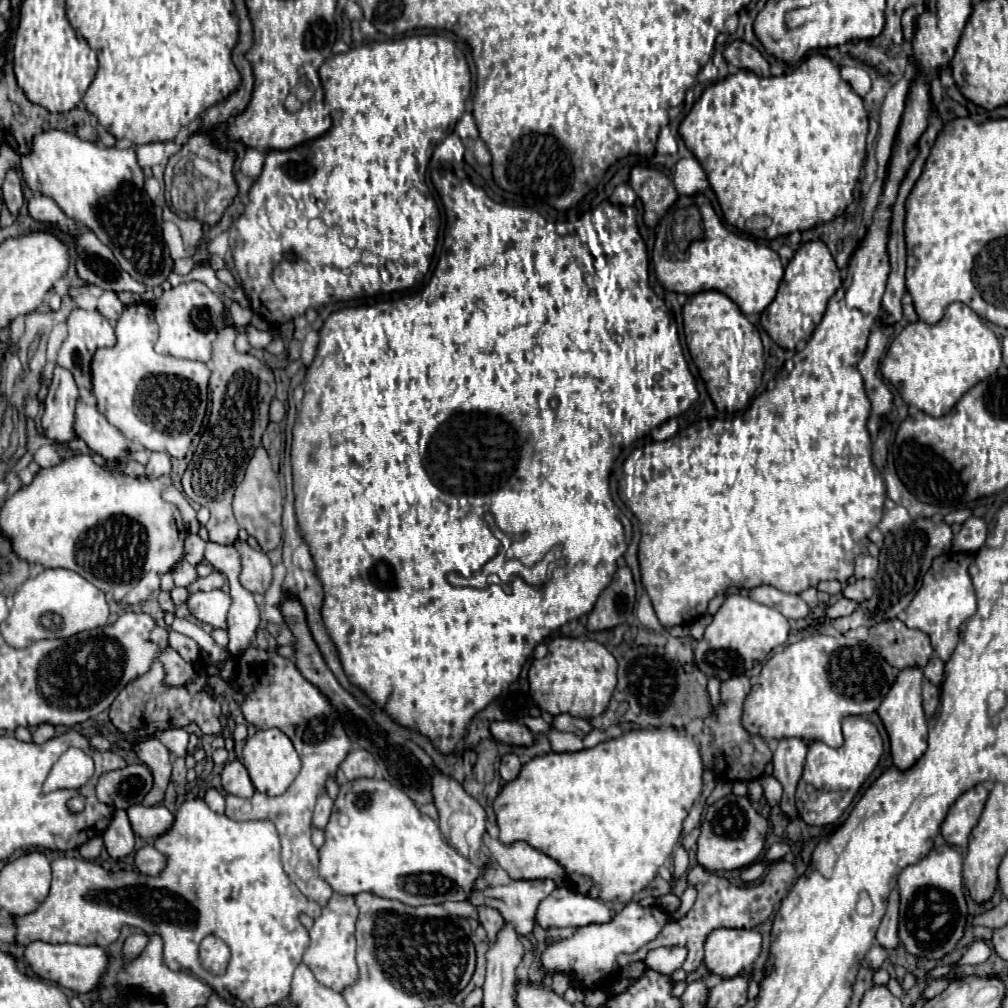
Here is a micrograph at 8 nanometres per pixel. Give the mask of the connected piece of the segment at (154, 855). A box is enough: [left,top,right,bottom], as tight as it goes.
[134,845,166,875]

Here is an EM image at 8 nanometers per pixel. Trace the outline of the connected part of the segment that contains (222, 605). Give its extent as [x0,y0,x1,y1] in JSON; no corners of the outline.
[186,589,232,629]

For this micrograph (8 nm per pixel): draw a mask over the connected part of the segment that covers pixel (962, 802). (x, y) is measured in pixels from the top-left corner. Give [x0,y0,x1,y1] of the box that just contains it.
[940,785,988,847]

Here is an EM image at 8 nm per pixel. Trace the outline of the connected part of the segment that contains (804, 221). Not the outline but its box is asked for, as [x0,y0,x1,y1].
[678,53,868,239]

